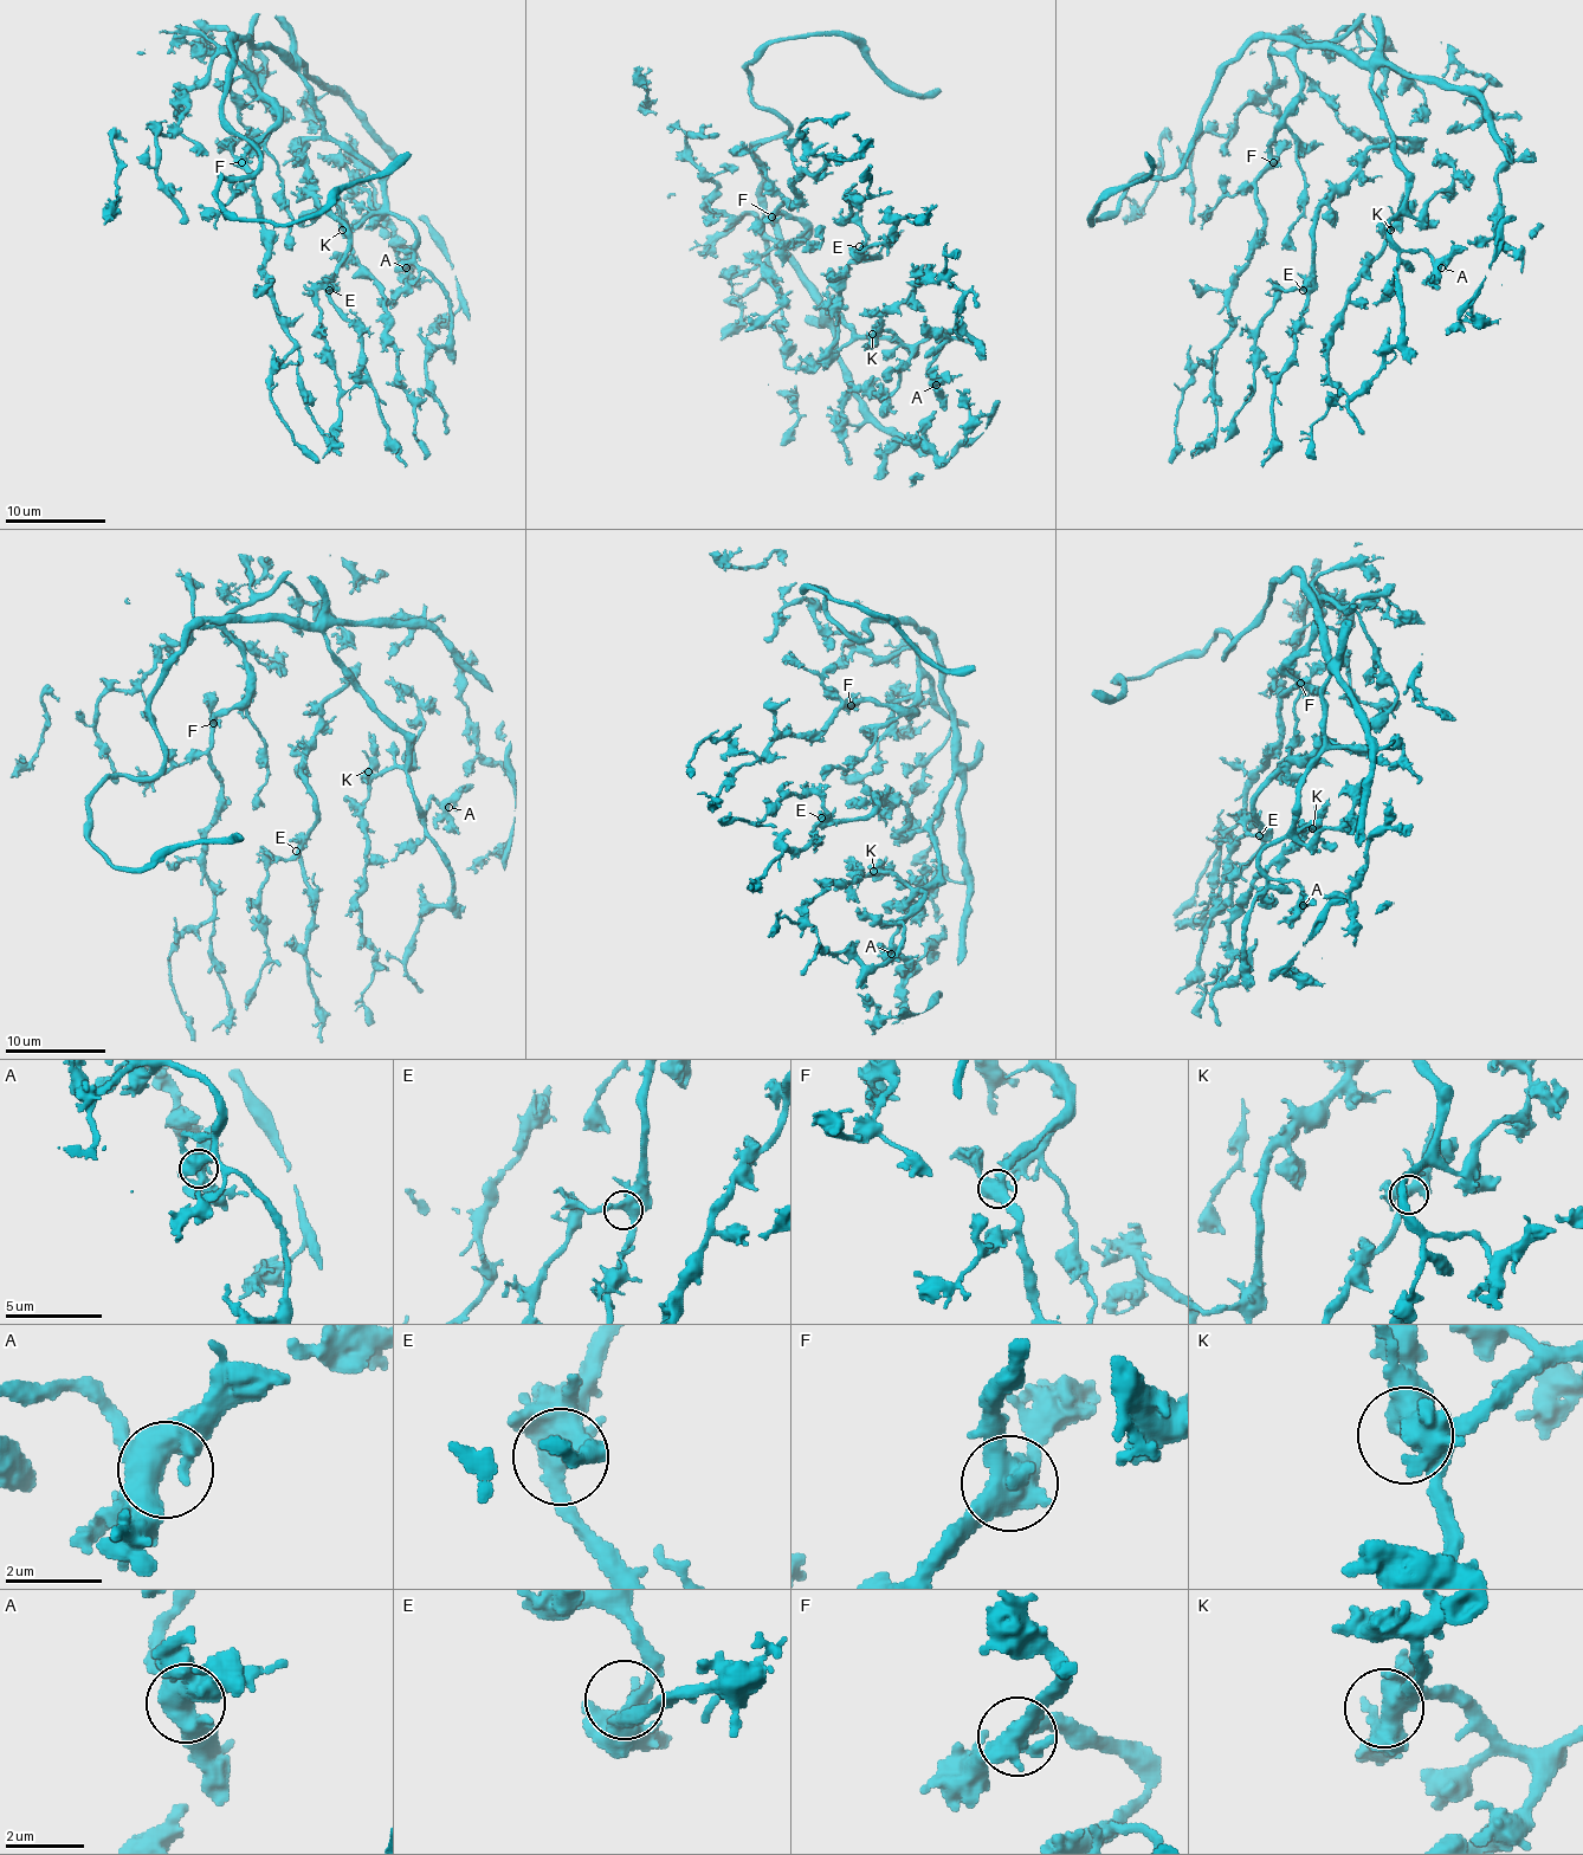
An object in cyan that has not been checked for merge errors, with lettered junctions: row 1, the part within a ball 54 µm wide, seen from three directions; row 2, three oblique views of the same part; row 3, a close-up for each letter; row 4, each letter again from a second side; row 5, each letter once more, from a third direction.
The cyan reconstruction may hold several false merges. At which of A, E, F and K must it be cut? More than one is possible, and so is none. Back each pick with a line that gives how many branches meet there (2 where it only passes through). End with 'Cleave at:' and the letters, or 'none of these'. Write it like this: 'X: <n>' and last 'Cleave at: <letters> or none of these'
Cleave at: none of these

